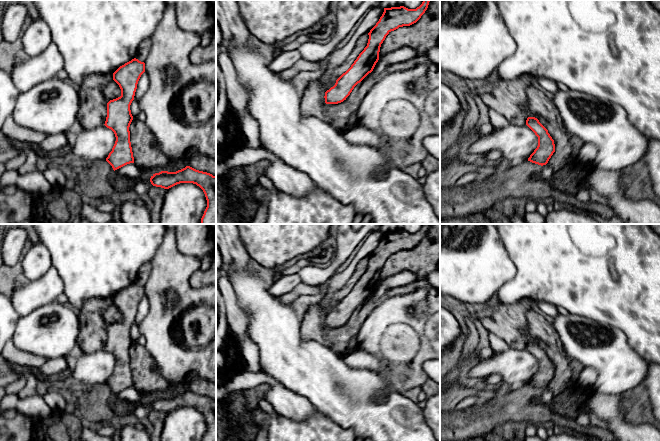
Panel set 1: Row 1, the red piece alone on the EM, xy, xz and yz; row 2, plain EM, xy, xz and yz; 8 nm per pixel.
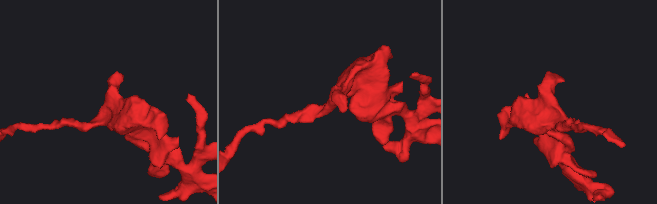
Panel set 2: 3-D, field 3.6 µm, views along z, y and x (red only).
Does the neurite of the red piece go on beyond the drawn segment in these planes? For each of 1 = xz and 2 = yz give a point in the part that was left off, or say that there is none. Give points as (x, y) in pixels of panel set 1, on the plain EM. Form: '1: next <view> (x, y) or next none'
1: next none
2: next none

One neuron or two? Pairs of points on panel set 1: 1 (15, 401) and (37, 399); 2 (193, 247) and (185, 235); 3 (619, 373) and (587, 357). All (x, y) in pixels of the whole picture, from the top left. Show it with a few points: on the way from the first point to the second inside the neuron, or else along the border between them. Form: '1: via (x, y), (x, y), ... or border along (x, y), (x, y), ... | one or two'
1: via (20, 402), (32, 402) | one
2: via (193, 244), (188, 238) | one
3: via (611, 365), (603, 357), (595, 357) | one

